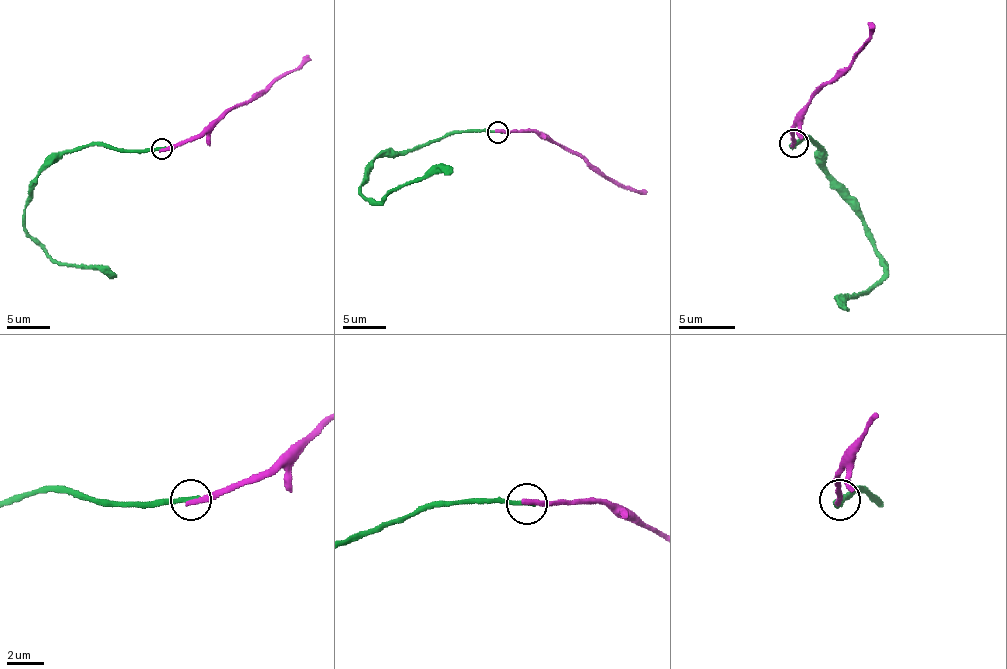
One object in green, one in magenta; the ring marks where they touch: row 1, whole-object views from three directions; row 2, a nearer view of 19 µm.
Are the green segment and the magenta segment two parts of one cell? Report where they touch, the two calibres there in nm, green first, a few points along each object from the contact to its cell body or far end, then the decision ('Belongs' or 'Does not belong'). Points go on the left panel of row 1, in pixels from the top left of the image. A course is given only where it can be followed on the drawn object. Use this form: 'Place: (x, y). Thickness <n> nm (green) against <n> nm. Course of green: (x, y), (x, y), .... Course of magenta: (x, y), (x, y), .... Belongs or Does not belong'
Place: (162, 149). Thickness 280 nm (green) against 320 nm. Course of green: (161, 149), (100, 145), (70, 151), (57, 156), (31, 188), (26, 232), (59, 262), (115, 277). Course of magenta: (161, 149), (174, 149), (205, 134), (233, 108), (246, 103), (276, 80), (294, 71), (309, 56). Does not belong

